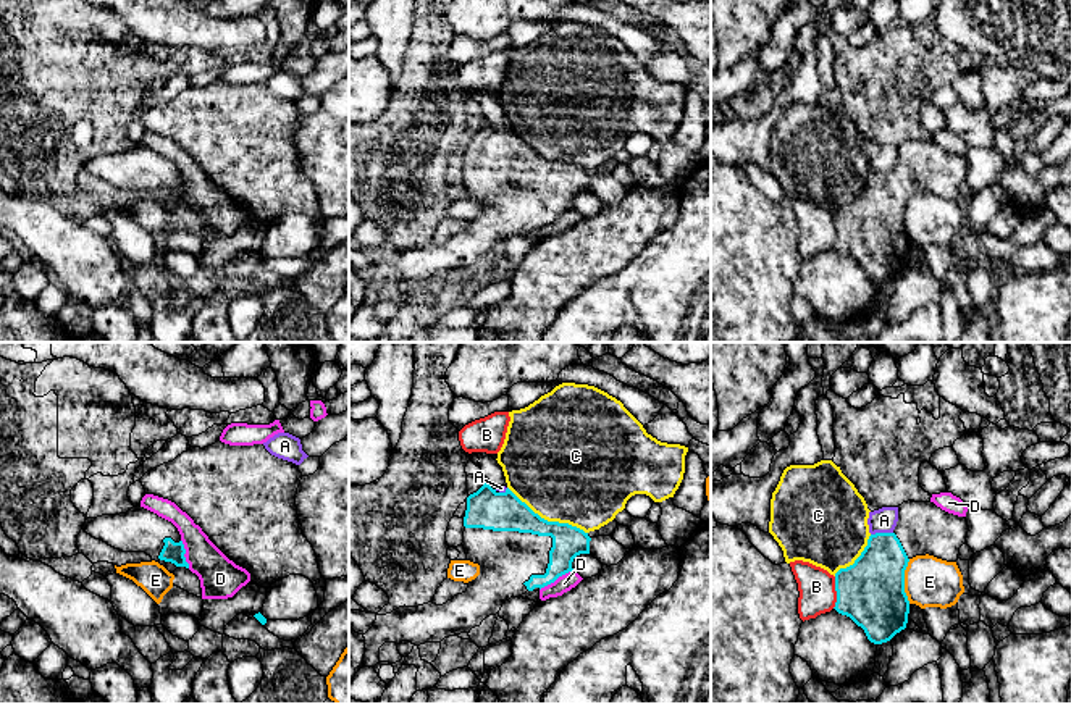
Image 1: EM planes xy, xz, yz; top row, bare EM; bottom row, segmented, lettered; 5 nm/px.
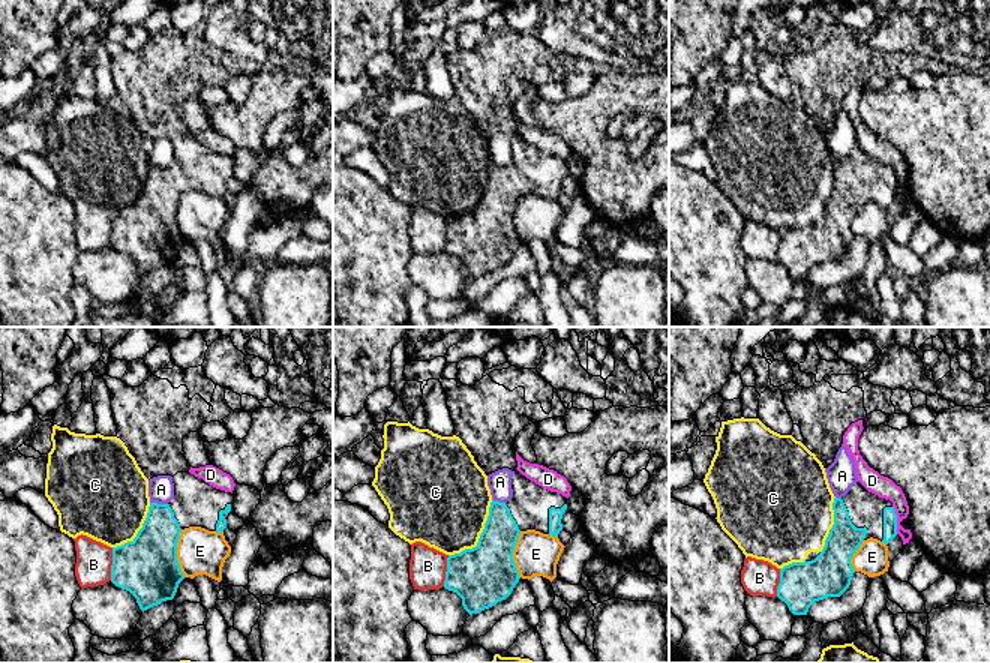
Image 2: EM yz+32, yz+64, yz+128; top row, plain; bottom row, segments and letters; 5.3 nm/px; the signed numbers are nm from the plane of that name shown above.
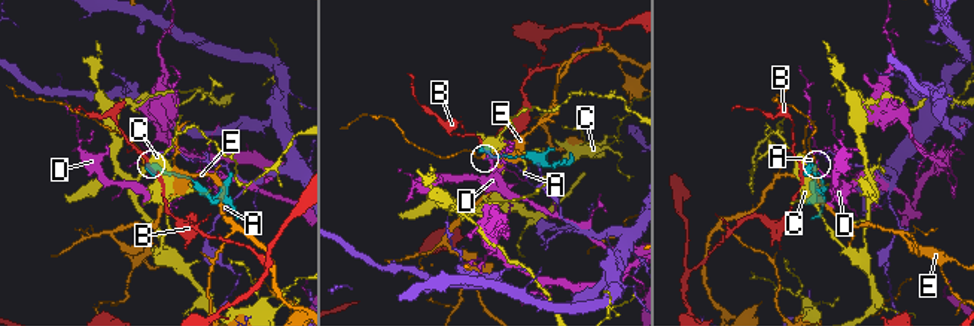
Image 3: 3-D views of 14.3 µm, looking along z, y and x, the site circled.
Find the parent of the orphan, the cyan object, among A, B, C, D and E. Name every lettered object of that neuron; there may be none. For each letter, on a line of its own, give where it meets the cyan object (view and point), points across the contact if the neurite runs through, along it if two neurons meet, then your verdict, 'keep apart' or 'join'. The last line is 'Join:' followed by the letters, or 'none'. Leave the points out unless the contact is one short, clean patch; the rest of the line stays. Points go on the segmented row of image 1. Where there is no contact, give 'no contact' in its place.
A: contact yz (881, 533); border yz (892, 532), (876, 532), (871, 535); keep apart
B: contact yz (837, 593); keep apart
C: contact xz (546, 520); keep apart
D: contact xz (556, 578); keep apart
E: contact yz (903, 582); keep apart
Join: none

